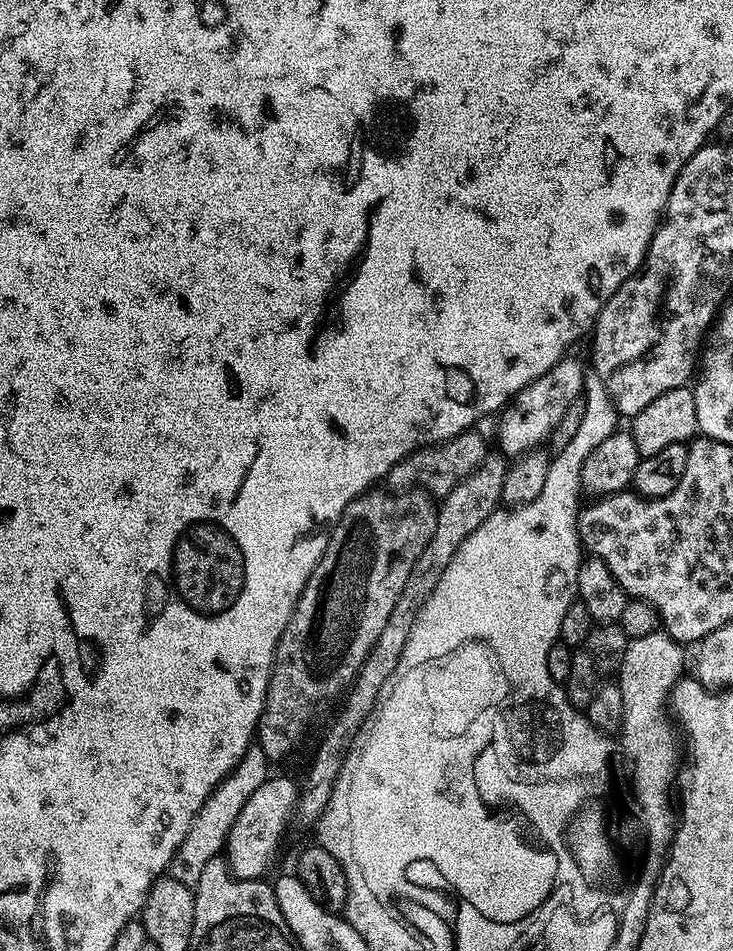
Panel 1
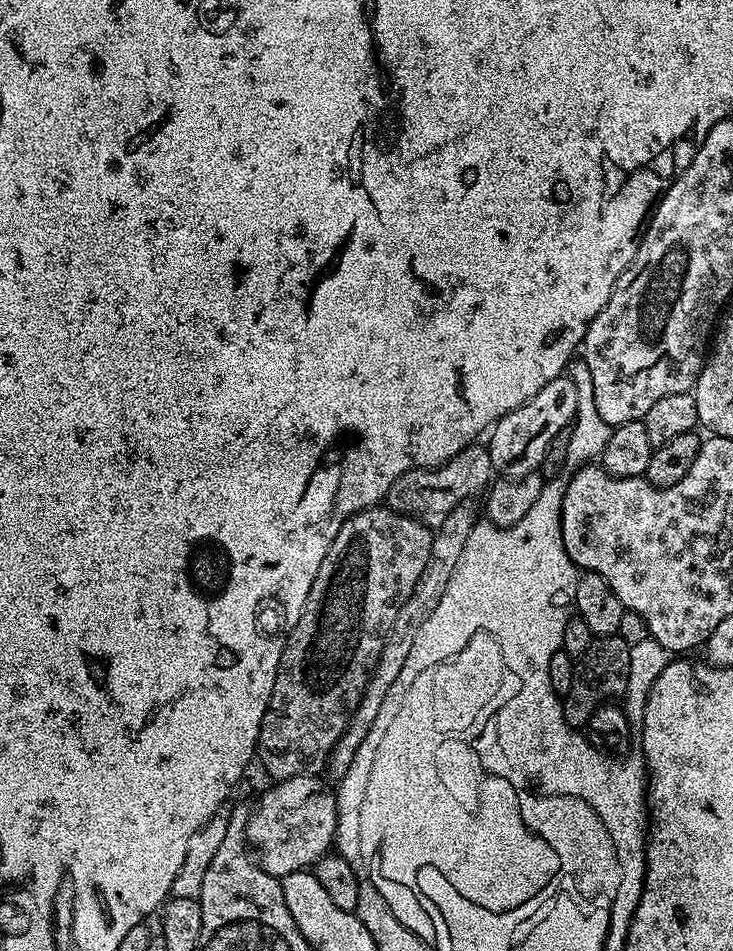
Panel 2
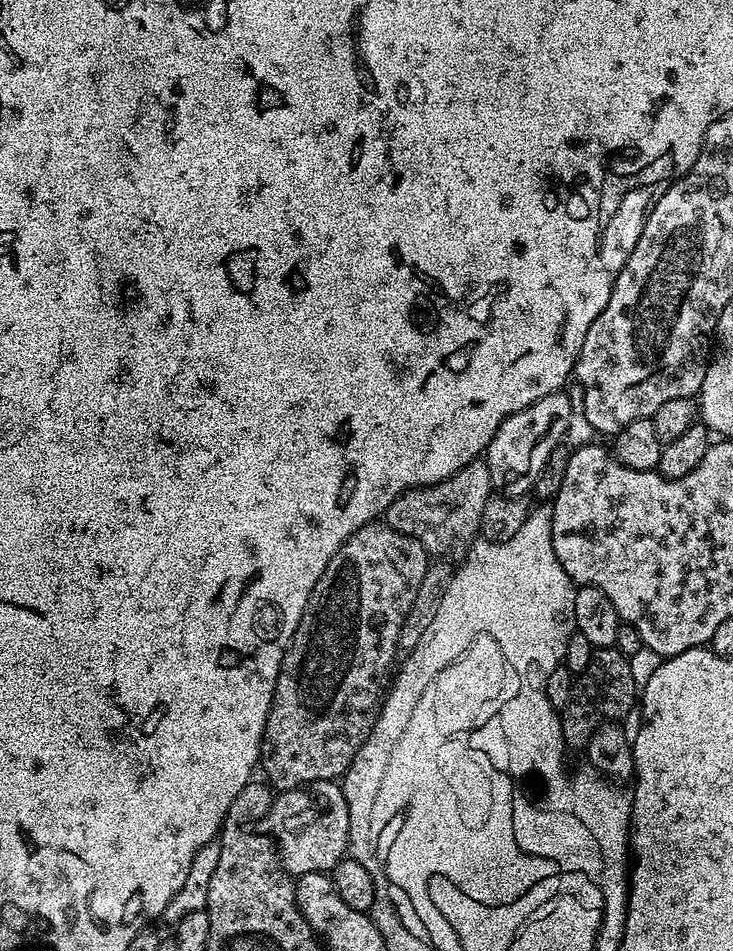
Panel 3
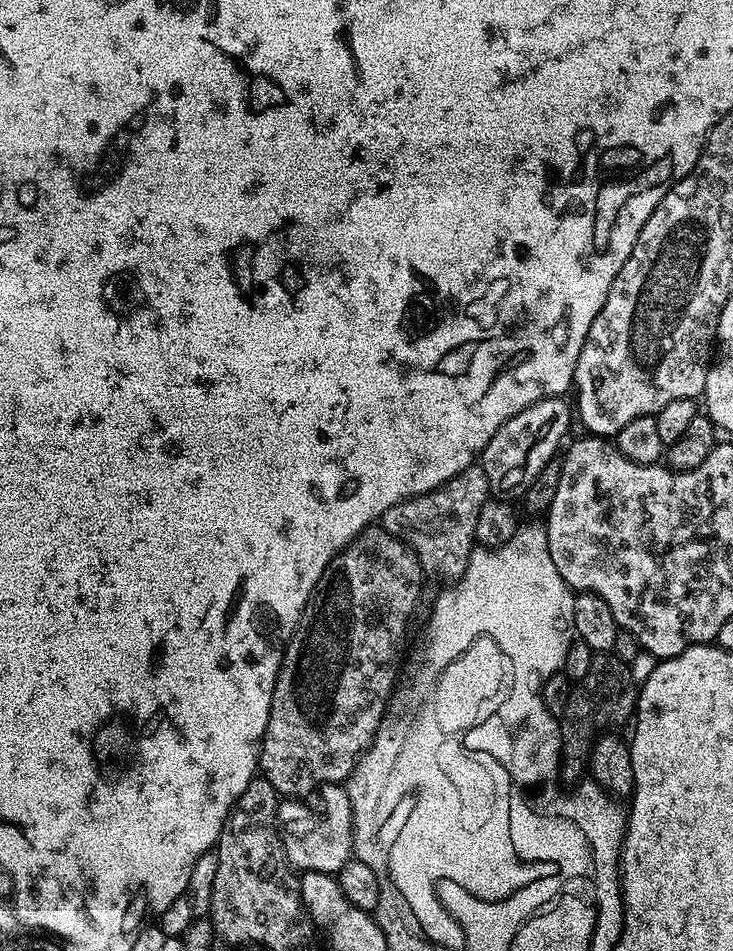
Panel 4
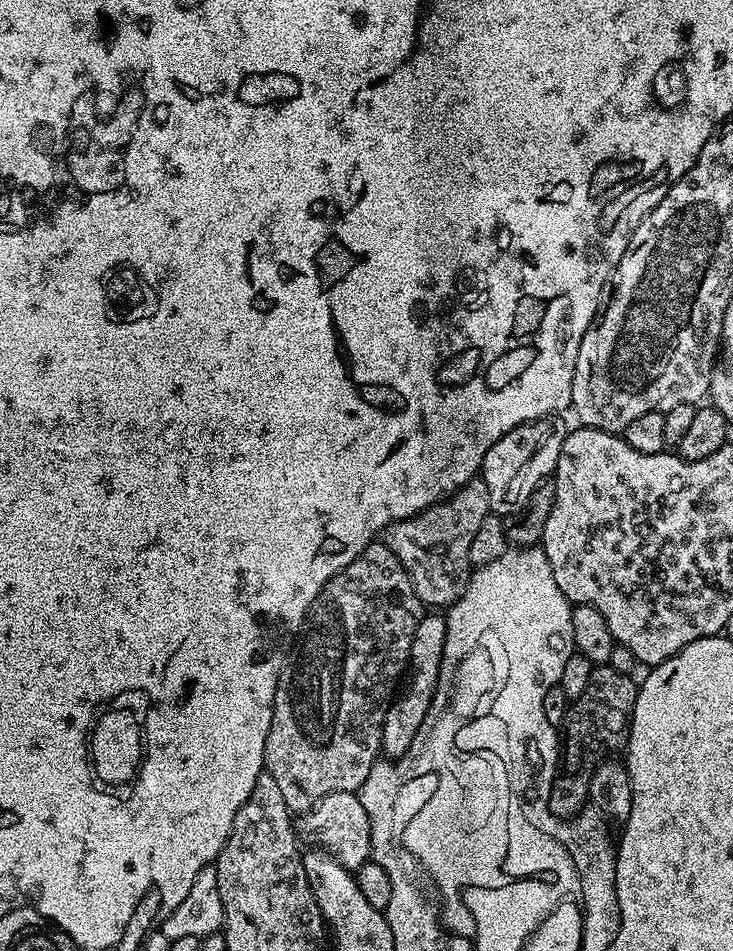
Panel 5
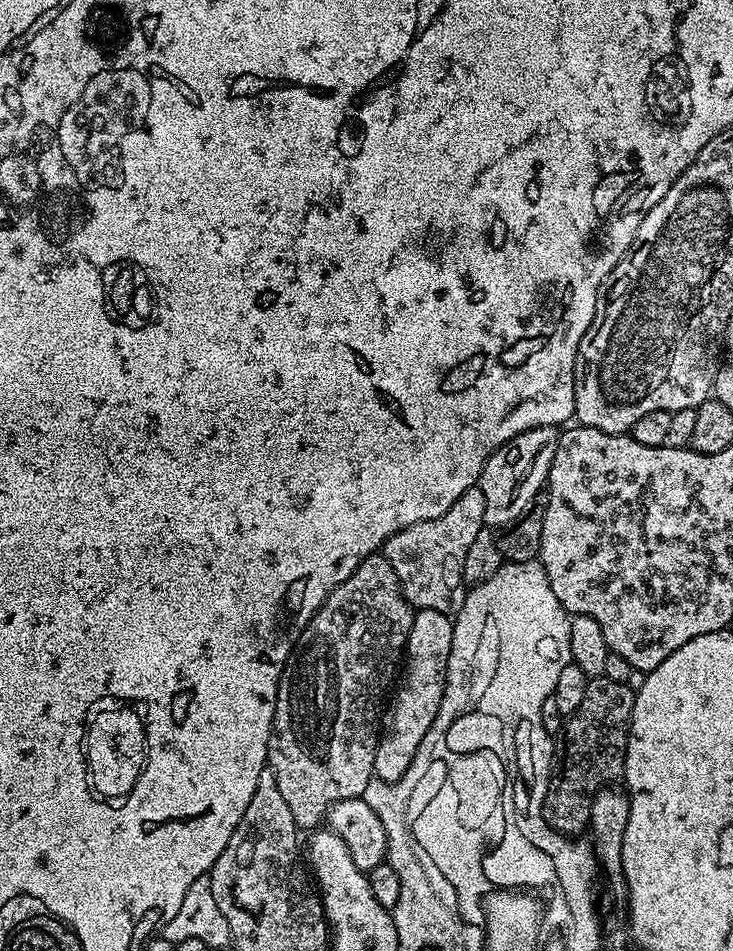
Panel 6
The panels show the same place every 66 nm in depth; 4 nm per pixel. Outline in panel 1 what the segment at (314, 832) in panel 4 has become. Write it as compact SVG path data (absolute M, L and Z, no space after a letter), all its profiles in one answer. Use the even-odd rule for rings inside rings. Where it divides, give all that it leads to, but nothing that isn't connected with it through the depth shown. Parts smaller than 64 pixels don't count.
M269 775L267 778L264 779L262 782L262 786L258 786L258 790L254 790L254 794L250 794L250 798L246 802L246 806L242 806L242 810L238 814L238 818L234 822L234 826L230 830L230 834L228 835L228 843L226 845L226 859L228 864L232 867L232 872L238 878L242 878L243 880L255 880L257 878L263 877L265 875L264 871L268 868L268 863L272 860L272 855L275 854L276 851L280 848L280 843L284 840L284 831L288 828L288 823L291 822L292 816L294 820L294 813L297 811L298 808L298 784L291 780L288 776L272 776Z

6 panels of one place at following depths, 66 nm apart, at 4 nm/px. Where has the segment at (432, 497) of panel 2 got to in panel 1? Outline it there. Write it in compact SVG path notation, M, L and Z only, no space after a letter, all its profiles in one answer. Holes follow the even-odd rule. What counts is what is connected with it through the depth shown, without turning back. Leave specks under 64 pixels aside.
M469 430L458 434L453 440L447 440L444 444L413 451L412 455L407 456L388 471L387 491L393 494L407 494L420 489L433 497L442 498L451 488L458 486L458 482L462 482L466 477L474 474L488 459L490 449L488 449L487 442L478 433L479 431Z

